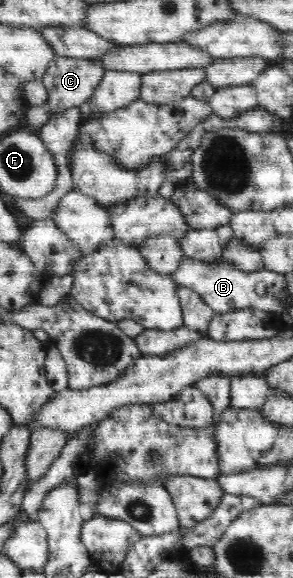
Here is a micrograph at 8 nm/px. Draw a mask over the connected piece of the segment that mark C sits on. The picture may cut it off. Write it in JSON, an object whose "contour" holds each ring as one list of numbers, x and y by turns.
{"contour":[[55,56,41,79,53,116,88,101,105,71,96,59]]}

